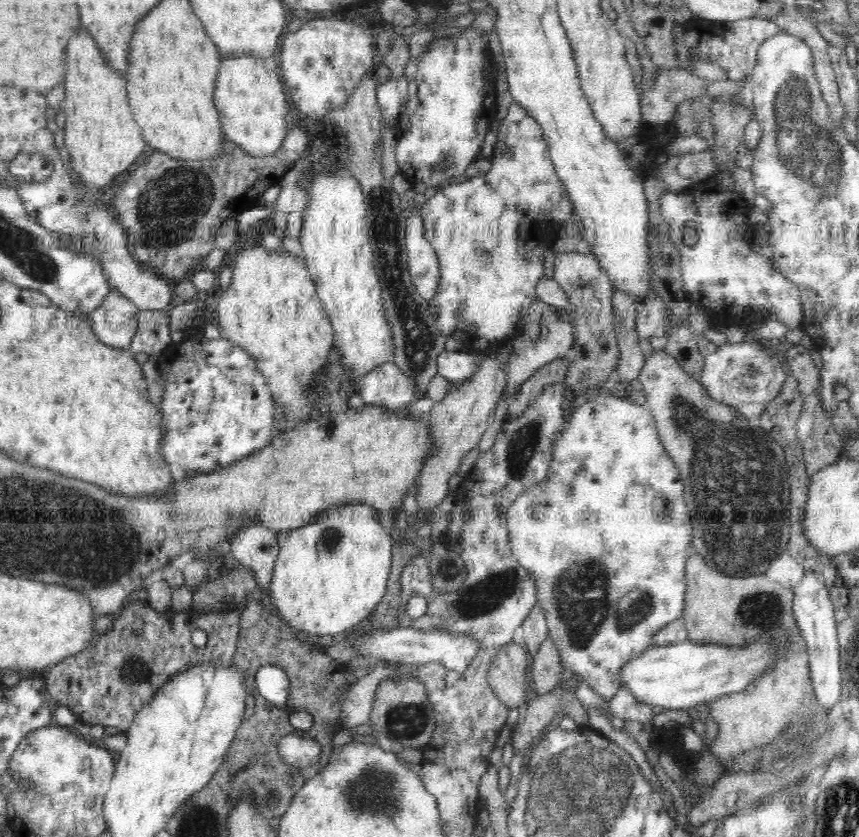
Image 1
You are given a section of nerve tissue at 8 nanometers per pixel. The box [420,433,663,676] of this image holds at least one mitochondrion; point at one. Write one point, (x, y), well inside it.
(582, 604)

